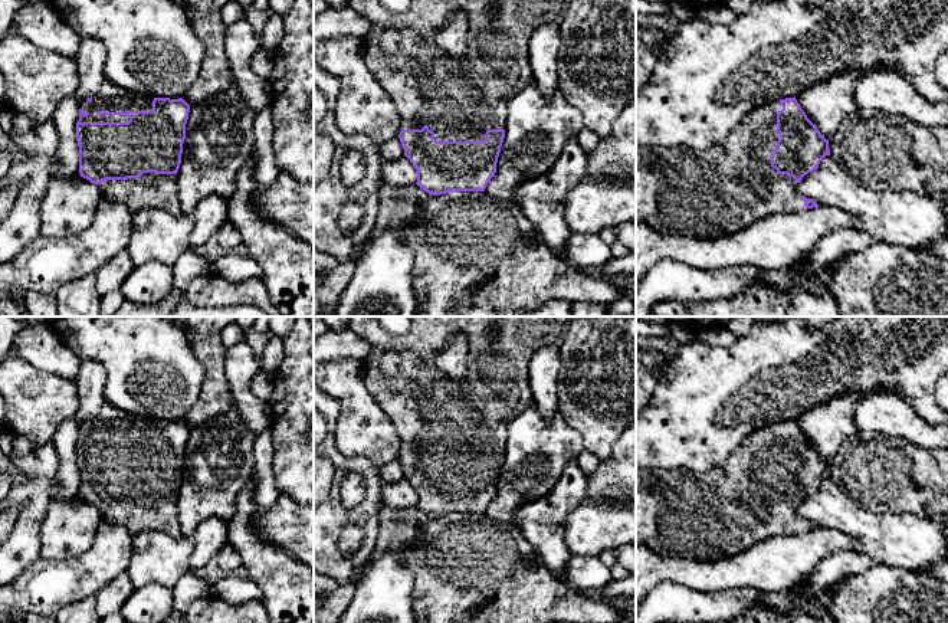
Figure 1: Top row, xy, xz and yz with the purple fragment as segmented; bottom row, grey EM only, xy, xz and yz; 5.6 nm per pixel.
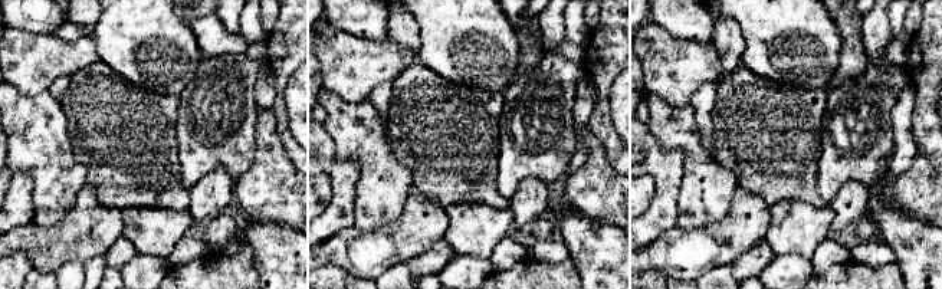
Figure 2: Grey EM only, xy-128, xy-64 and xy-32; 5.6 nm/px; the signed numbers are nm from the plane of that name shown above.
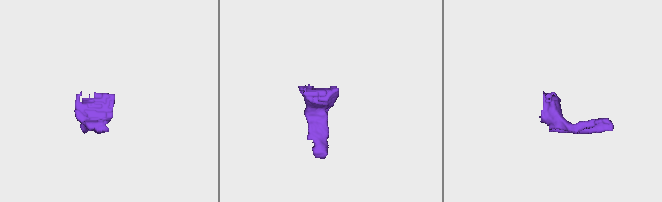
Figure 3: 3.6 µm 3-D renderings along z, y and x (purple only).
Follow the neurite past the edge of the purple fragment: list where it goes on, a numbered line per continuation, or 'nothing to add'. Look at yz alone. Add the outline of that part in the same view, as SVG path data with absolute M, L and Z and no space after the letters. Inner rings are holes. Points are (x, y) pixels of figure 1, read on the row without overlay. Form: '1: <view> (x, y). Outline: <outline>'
1: yz (702, 515). Outline: M778 423L751 432L726 460L711 472L689 469L652 472L636 468L636 547L643 545L662 555L714 561L732 557L764 540L806 532L798 517L798 505L771 489L771 475L777 472L780 460L777 435L781 432Z

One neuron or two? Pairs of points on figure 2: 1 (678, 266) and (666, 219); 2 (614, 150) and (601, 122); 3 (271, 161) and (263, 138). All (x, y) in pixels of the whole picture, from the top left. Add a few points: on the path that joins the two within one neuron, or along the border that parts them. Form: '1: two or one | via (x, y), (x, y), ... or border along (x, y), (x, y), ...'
1: two | border along (676, 225), (662, 232), (645, 248)
2: one | via (611, 143), (603, 130)
3: one | via (271, 156), (263, 144)

